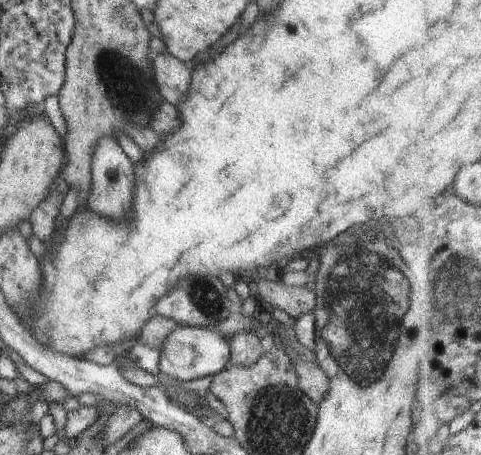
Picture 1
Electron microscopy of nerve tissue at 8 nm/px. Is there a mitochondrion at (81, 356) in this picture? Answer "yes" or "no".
no

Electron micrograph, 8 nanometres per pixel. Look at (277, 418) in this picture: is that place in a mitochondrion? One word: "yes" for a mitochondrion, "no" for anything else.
yes

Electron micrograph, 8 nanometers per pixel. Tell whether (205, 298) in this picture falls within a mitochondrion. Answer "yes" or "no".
yes

